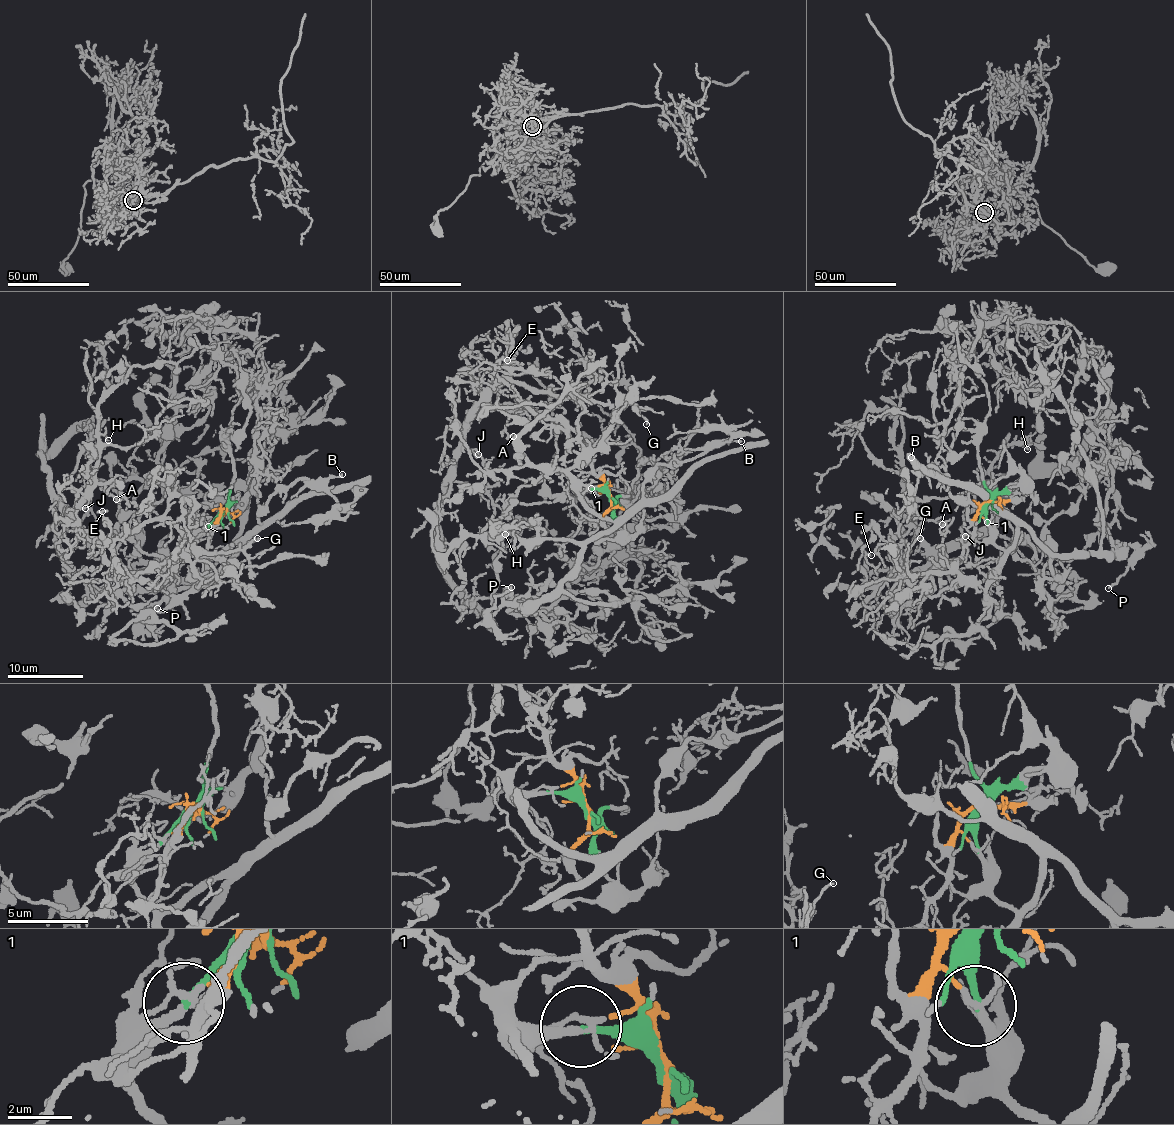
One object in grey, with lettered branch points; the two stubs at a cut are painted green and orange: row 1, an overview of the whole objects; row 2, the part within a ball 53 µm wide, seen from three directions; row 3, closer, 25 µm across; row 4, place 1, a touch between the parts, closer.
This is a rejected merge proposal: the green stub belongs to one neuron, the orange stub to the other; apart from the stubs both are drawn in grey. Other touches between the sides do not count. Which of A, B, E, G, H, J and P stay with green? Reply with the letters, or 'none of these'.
B, P

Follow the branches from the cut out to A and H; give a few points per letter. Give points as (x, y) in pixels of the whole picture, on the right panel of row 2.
A: (987, 501), (959, 557), (937, 565), (932, 591), (905, 603), (904, 579), (928, 562), (916, 519), (942, 525)
H: (987, 501), (932, 591), (902, 601), (903, 582), (991, 523), (992, 463), (1012, 444), (1028, 449)

